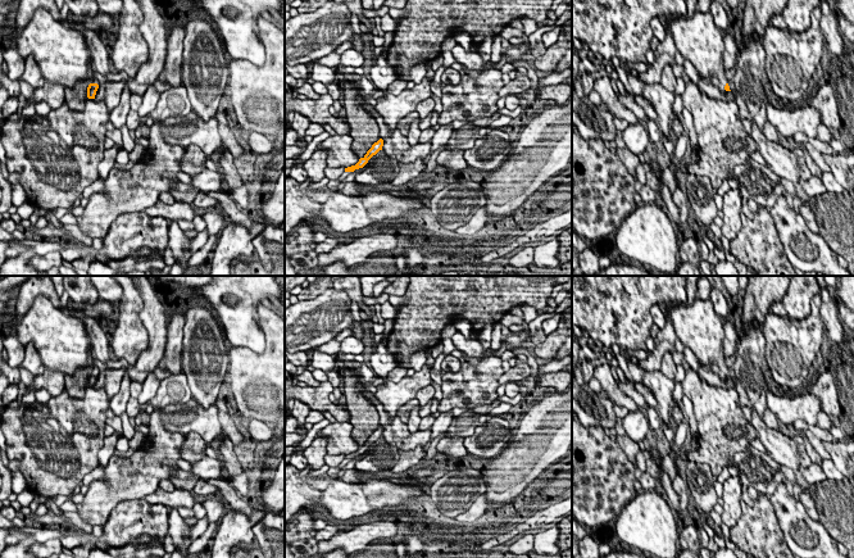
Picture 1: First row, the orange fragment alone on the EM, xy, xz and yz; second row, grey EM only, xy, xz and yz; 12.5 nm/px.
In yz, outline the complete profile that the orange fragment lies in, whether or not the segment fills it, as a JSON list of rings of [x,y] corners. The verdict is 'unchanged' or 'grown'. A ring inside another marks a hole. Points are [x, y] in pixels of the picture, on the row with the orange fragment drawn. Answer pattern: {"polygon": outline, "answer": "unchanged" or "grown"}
{"polygon": [[[695,10],[690,18],[677,13],[664,28],[671,32],[677,51],[691,62],[700,77],[721,91],[731,91],[722,63],[723,32],[716,27],[710,13]]], "answer": "grown"}

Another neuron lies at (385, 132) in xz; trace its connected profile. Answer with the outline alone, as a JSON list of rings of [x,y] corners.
[[[364,99],[364,104],[362,105],[365,110],[368,110],[372,117],[376,119],[377,126],[380,128],[380,139],[386,139],[390,135],[391,136],[396,136],[400,135],[399,128],[395,128],[392,132],[390,131],[389,126],[383,122],[383,118],[376,112],[374,106],[372,106],[371,104],[367,103],[367,100]]]

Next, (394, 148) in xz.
[[[389,136],[383,140],[382,150],[399,163],[414,163],[418,158],[424,159],[431,154],[431,141],[410,146],[405,136]]]

